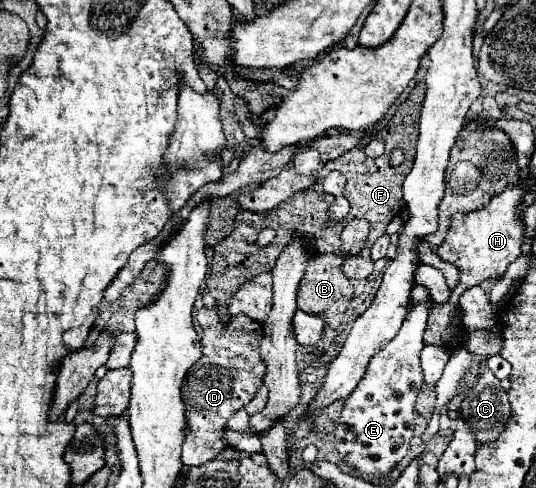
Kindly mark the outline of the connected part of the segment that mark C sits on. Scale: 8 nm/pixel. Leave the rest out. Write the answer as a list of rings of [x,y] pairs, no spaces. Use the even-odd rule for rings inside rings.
[[[485,362],[479,366],[479,376],[469,388],[459,410],[475,434],[479,446],[495,440],[505,426],[505,420],[509,416],[507,392],[501,388],[499,380],[493,376]]]

